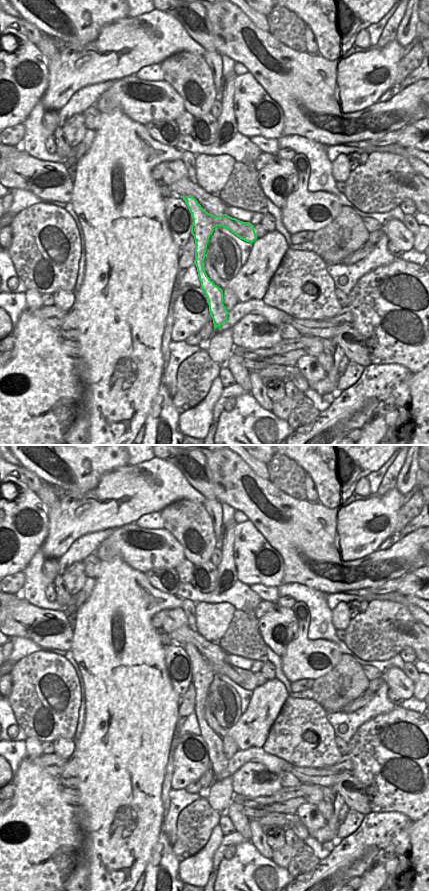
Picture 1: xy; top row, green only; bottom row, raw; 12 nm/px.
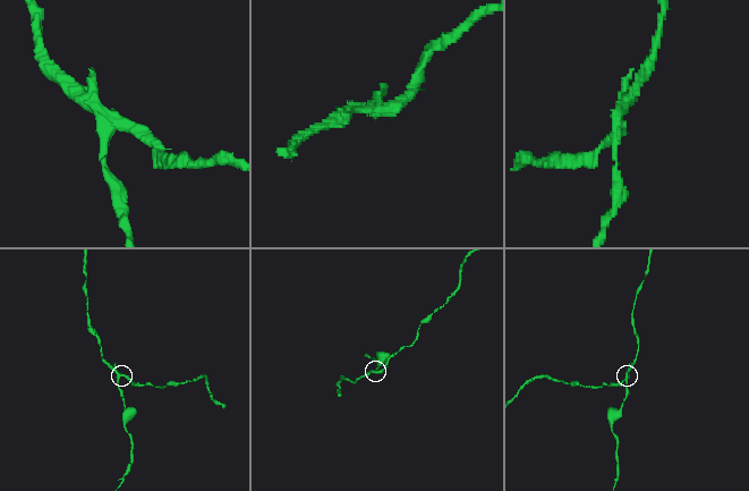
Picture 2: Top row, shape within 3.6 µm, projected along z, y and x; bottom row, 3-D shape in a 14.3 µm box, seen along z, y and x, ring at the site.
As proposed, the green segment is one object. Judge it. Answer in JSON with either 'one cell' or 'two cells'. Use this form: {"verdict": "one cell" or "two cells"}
{"verdict": "two cells"}

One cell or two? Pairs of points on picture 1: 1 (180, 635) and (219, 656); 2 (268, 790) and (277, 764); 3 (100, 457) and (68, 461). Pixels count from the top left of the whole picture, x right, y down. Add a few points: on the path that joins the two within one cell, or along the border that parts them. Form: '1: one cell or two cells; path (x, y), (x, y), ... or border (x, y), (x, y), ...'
1: one cell; path (190, 637), (195, 638), (209, 650)
2: two cells; border (276, 774), (273, 775)
3: one cell; path (92, 461), (76, 461)

